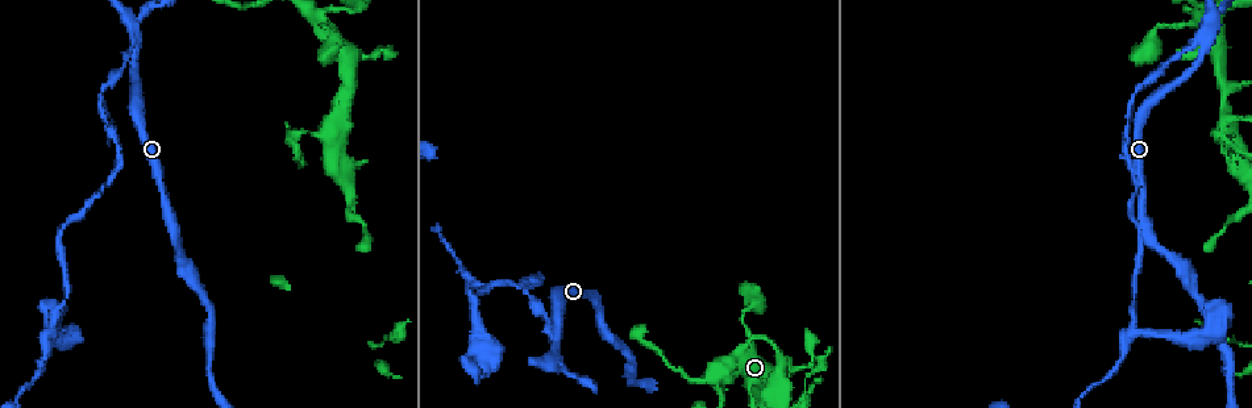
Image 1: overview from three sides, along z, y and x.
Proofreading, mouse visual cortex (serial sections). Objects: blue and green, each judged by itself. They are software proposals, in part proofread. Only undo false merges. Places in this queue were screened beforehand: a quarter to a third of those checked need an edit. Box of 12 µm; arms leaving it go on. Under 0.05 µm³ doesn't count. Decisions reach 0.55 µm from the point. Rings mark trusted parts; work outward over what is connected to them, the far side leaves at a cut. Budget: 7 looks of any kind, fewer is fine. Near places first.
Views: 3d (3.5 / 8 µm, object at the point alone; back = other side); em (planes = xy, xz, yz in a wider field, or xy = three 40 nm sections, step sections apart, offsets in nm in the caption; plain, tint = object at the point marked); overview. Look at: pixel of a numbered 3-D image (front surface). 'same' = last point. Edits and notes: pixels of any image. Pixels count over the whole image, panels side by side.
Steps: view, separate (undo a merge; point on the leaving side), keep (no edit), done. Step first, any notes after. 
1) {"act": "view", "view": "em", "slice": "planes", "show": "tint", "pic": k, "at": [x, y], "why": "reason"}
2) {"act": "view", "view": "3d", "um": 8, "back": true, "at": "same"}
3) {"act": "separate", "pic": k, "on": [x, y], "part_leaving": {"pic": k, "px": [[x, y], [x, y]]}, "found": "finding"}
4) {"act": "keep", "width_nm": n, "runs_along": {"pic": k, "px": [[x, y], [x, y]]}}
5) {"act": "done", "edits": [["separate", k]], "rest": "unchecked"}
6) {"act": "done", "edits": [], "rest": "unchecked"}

{"act": "view", "view": "3d", "um": 3.5, "back": true, "pic": 1, "at": [1204, 56], "why": "abrupt turn"}

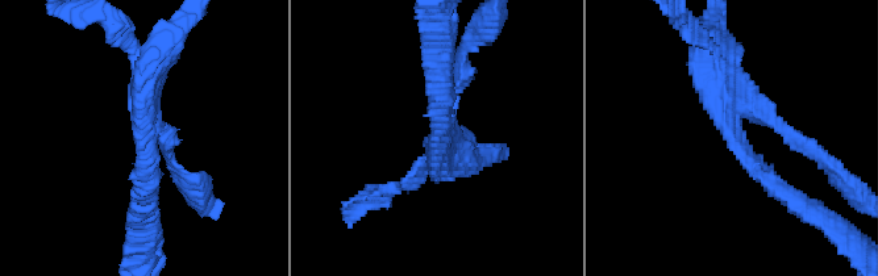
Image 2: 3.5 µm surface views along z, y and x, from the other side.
{"act": "view", "view": "em", "slice": "xy", "step": 2, "show": "tint", "pic": 2, "at": [735, 135], "arms": 3, "arm_widths_nm": [200, 250, 300]}

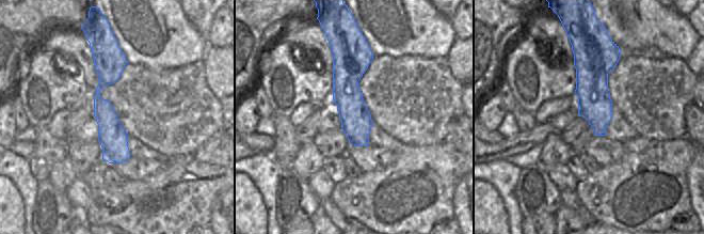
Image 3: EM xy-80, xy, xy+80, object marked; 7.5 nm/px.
{"act": "separate", "pic": 2, "on": [785, 132], "border": {"pic": 3, "px": [[340, 36], [348, 69], [362, 74]]}, "found": "two cells meet here"}

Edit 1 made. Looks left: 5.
{"act": "view", "view": "3d", "um": 8, "pic": 1, "at": [365, 56], "why": "three arms meet"}

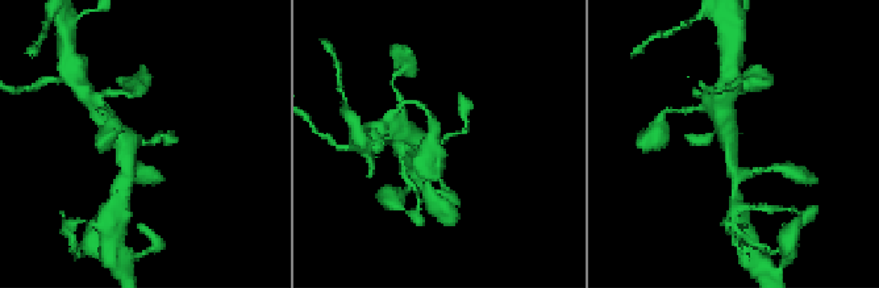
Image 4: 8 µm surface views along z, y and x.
{"act": "view", "view": "3d", "um": 3.5, "back": true, "pic": 4, "at": [140, 142]}

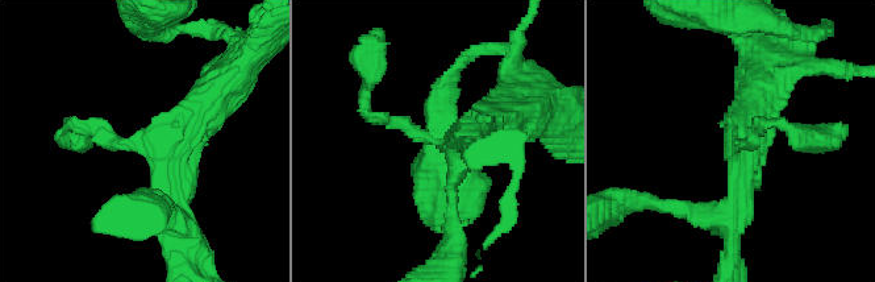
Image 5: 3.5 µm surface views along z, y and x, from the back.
{"act": "keep", "runs_along": {"pic": 5, "px": [[495, 120], [434, 144], [366, 103]]}, "found": "continuous, no second cell"}

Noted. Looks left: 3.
{"act": "view", "view": "3d", "um": 8, "pic": 1, "at": [313, 134], "why": "thin neck"}

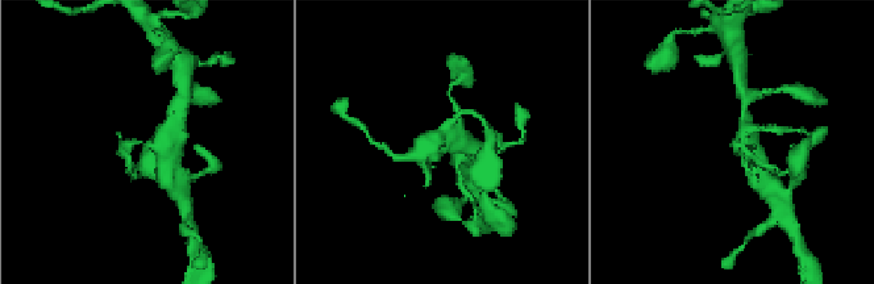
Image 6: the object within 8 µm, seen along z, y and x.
{"act": "view", "view": "em", "slice": "planes", "show": "tint", "pic": 6, "at": [144, 143]}

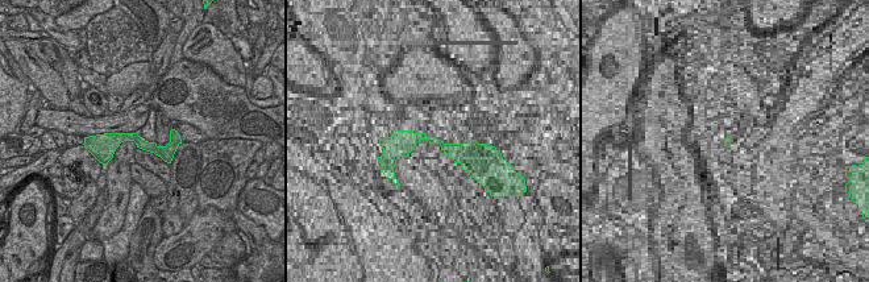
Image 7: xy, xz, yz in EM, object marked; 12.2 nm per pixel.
{"act": "separate", "pic": 6, "on": [125, 145], "width_nm": 140, "found": "a second cell is stuck on"}

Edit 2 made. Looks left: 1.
{"act": "done", "edits": [["separate", 2], ["separate", 6]], "rest": "unchecked"}

